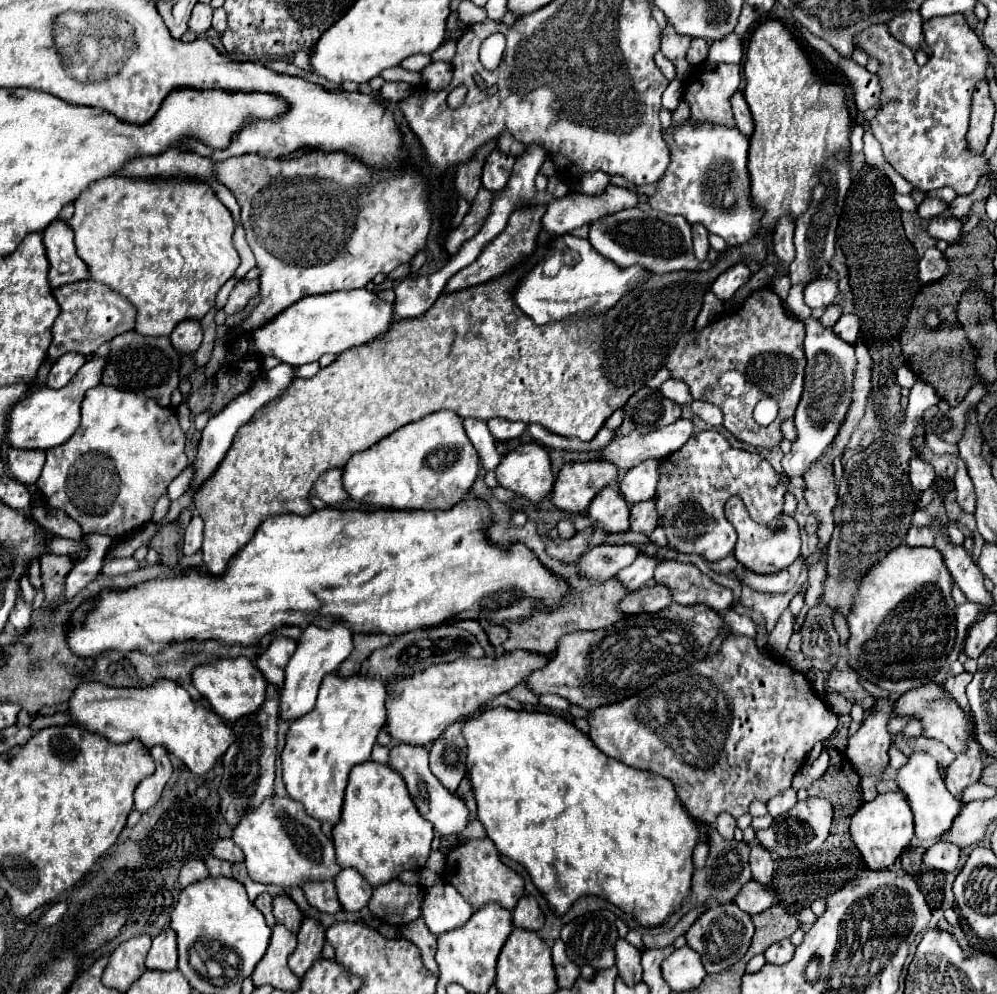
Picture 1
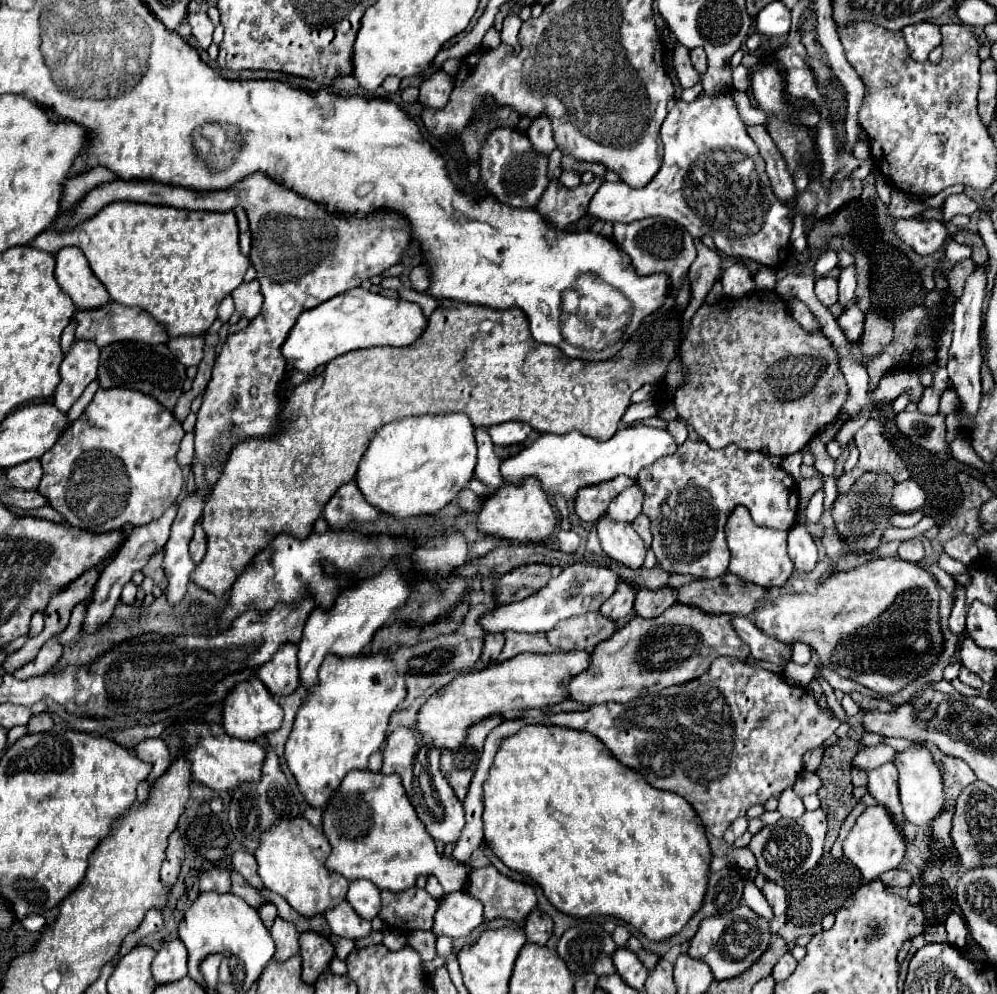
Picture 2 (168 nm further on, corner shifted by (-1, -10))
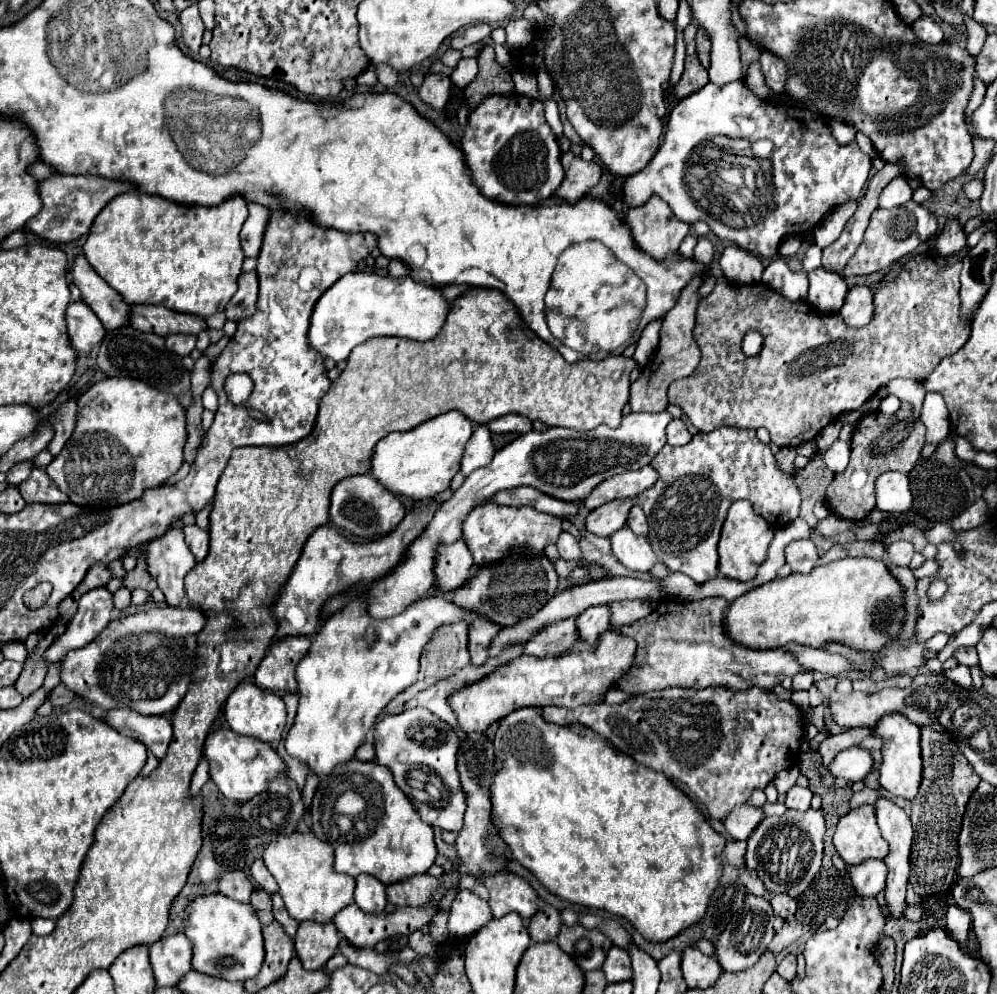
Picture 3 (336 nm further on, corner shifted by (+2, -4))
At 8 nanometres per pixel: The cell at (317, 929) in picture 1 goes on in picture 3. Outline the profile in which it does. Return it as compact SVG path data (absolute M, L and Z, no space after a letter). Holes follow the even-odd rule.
M301 923L295 935L295 953L307 971L323 969L337 953L341 935L333 923Z

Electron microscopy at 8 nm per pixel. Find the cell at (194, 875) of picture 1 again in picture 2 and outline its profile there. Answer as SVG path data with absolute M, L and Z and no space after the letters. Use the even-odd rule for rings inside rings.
M213 867L208 873L202 873L200 891L228 893L228 889L230 889L230 875L225 867Z

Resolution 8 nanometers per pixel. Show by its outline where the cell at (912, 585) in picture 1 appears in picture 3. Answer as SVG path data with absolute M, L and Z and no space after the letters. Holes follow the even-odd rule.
M855 557L815 567L807 575L793 573L785 579L773 579L757 589L747 591L731 603L727 615L723 617L723 627L733 643L749 649L777 649L785 643L797 643L817 649L825 647L827 641L841 641L855 651L877 653L899 637L903 615L903 589L887 571L885 563L867 557Z

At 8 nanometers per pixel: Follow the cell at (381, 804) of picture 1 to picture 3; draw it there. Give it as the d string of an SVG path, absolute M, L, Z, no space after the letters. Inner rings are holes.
M351 759L349 763L337 767L333 781L331 775L325 779L321 777L309 813L313 821L313 833L317 837L331 837L331 845L335 849L337 873L345 873L351 877L369 873L377 877L381 883L393 885L405 877L427 873L427 869L435 863L437 849L433 843L433 829L417 815L415 807L409 803L405 793L395 785L391 771L387 771L375 761L365 763L359 759Z

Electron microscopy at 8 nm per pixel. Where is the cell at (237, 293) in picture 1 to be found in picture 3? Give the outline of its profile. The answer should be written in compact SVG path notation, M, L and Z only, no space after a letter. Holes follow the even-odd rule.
M255 271L241 273L237 283L239 283L239 289L225 309L225 317L231 321L241 321L245 317L251 317L255 313L255 303L257 303L257 293L259 293Z

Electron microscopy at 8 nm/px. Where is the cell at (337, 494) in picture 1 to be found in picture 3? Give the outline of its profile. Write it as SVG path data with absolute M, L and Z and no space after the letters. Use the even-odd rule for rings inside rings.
M367 473L367 475L347 477L335 485L335 489L331 493L329 513L331 513L333 525L351 531L357 537L375 539L375 537L383 537L383 535L391 533L401 523L401 519L405 517L407 511L397 495L393 495L391 491L385 491L385 487L381 487L373 479L373 475Z

